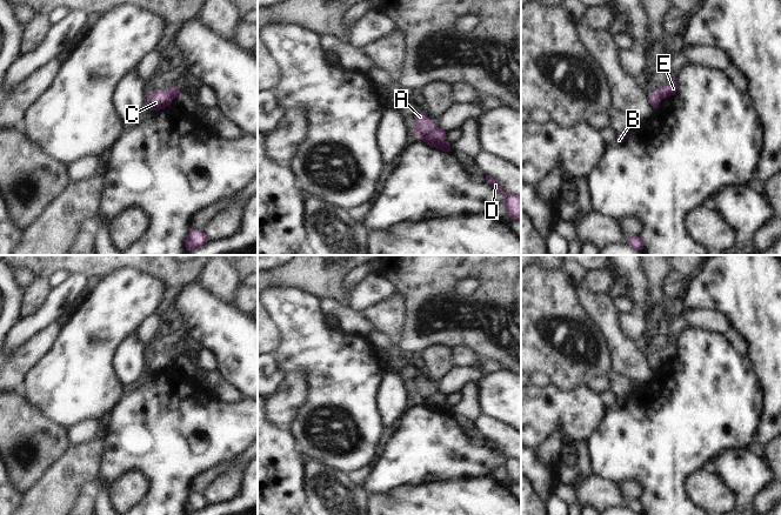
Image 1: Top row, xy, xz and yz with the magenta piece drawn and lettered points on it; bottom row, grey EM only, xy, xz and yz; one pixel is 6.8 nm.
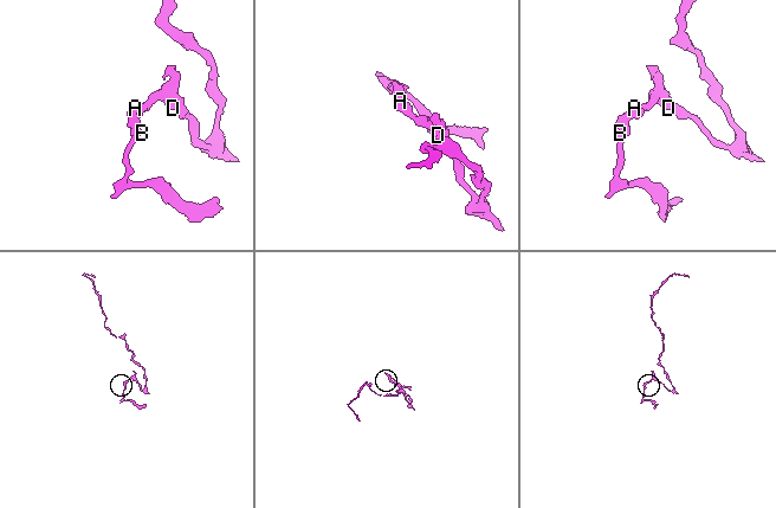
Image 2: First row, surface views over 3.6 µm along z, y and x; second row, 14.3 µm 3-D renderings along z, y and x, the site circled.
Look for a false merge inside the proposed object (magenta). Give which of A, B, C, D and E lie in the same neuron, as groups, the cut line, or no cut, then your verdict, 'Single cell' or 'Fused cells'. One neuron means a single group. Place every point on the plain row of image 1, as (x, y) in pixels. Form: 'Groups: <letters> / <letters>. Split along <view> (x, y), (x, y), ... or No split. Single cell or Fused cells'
Groups: A B C / D E. Split along xz (438, 389), (419, 401). Fused cells.

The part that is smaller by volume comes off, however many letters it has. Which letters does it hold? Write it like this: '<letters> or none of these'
A, B, C

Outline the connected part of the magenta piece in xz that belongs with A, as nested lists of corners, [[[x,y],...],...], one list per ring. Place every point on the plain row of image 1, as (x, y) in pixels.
[[[425,374],[414,375],[413,377],[415,381],[415,401],[420,402],[422,399],[428,397],[429,395],[439,390],[439,388],[435,388],[433,383],[427,380]]]

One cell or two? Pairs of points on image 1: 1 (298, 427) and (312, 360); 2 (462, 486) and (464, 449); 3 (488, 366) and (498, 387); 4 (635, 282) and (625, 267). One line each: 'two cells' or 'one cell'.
1: one cell
2: two cells
3: two cells
4: one cell

